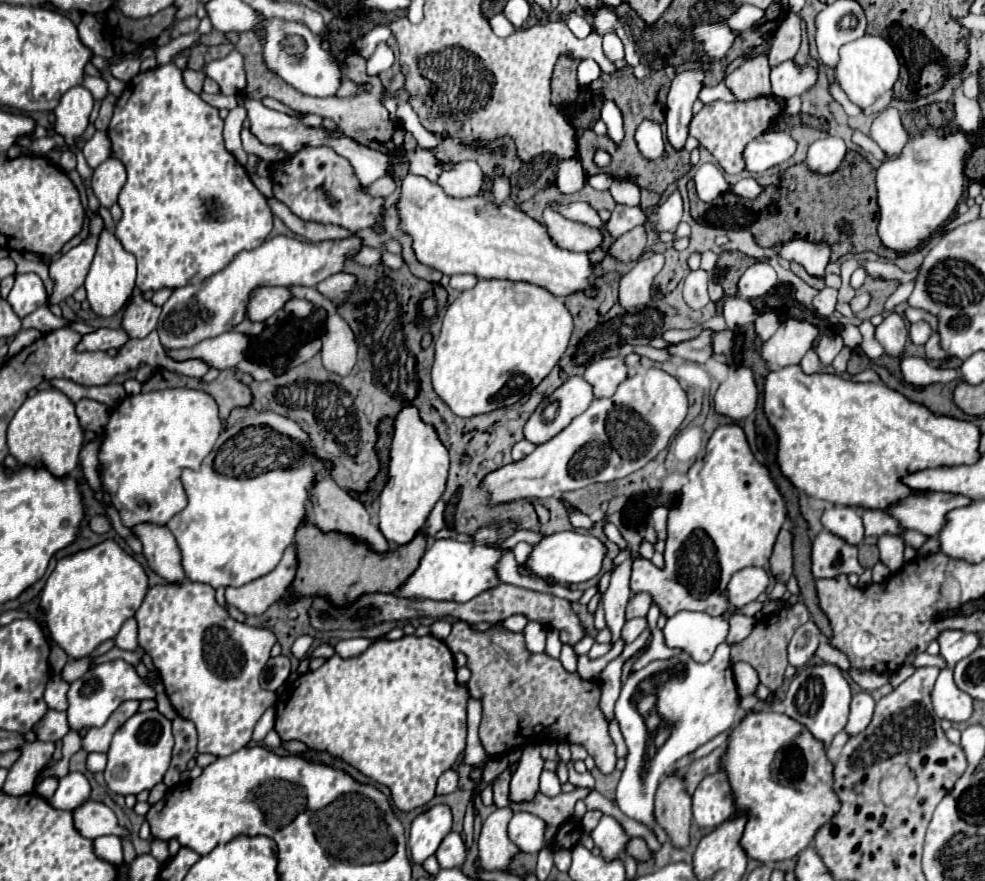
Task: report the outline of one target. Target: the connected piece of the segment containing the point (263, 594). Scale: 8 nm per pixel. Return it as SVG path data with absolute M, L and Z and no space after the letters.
M290 544L280 564L272 572L260 576L258 580L252 580L250 584L244 584L242 588L226 588L226 602L244 614L260 616L286 594L296 576L296 568L296 544Z

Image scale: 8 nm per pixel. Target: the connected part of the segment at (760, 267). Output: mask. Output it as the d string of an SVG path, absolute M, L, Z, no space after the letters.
M756 262L752 264L738 280L738 296L764 296L776 284L776 272L770 264Z

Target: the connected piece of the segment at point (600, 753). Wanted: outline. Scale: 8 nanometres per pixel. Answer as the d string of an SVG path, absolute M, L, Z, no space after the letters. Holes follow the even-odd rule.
M466 622L452 624L452 634L444 640L444 644L450 648L452 654L462 652L466 654L468 662L466 666L472 672L472 678L468 682L468 692L476 700L482 702L482 724L480 724L480 740L486 748L488 756L506 756L506 752L540 744L544 740L568 740L570 744L580 744L586 748L586 752L594 758L598 770L602 774L610 774L616 768L616 748L608 734L608 720L604 712L600 710L600 682L596 680L584 680L578 672L568 672L560 660L550 658L548 654L532 654L524 646L524 636L520 632L510 632L502 628L500 624L494 624L486 632L474 632ZM536 726L542 726L542 732L536 732Z

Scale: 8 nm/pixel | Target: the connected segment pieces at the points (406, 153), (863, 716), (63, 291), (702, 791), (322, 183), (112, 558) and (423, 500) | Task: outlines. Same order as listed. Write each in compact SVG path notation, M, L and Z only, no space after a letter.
M406 132L406 148L402 148L402 152L396 152L396 156L398 156L402 162L410 164L410 172L412 172L412 174L426 176L426 178L432 180L432 182L438 180L440 170L442 170L440 160L434 156L432 150L422 148L410 132Z
M860 692L856 696L852 696L852 704L850 704L850 718L846 724L846 732L850 736L860 734L872 720L874 714L874 698L870 696L870 692Z
M87 211L87 214L90 220L90 236L80 246L68 250L66 254L62 254L58 260L50 264L50 280L54 284L52 294L48 296L50 304L60 304L64 298L72 296L74 290L84 284L86 272L96 252L98 234L104 228L100 216L94 216L90 211Z
M724 772L706 776L692 794L692 816L700 828L716 828L734 814L734 798Z
M324 146L300 150L290 162L272 164L272 184L276 198L302 220L338 224L352 232L370 228L374 222L382 220L382 198L364 194L348 160Z
M104 540L88 550L78 550L76 554L64 556L58 560L56 568L48 576L44 590L40 594L40 610L44 612L44 624L50 638L70 656L70 658L84 658L94 652L104 640L110 640L118 634L124 620L132 618L140 608L148 590L148 576L142 564L126 554L114 540Z
M412 404L402 408L394 418L394 434L390 446L388 480L380 494L380 530L394 546L408 544L418 530L426 524L426 518L438 498L442 498L448 476L448 450L440 442L432 424L426 424L418 416L418 408Z

